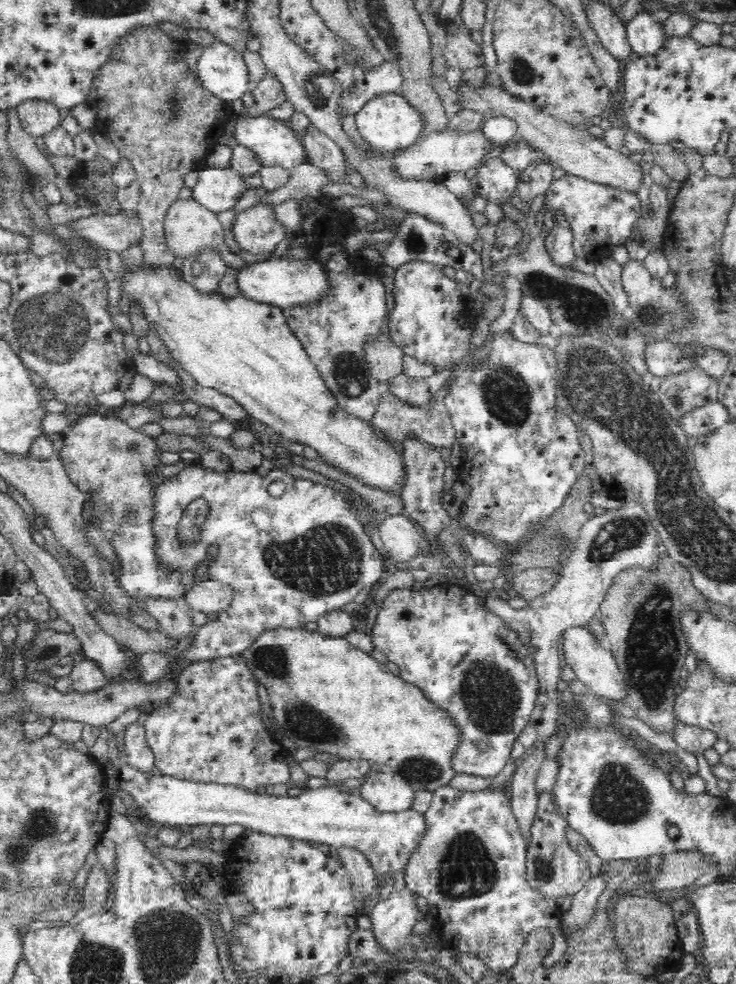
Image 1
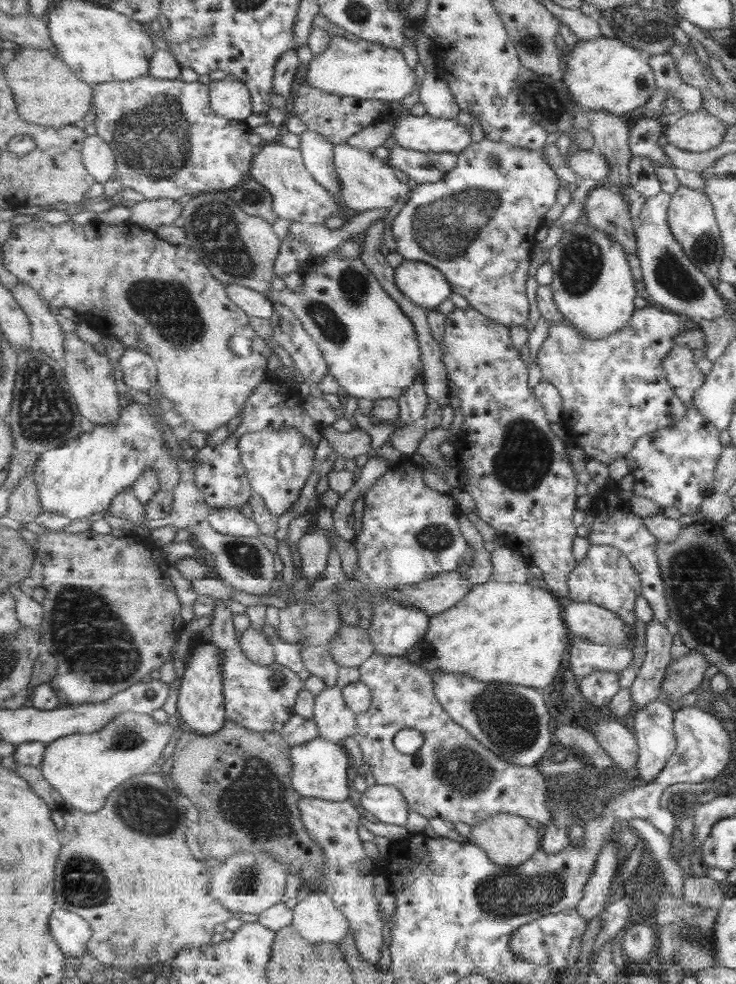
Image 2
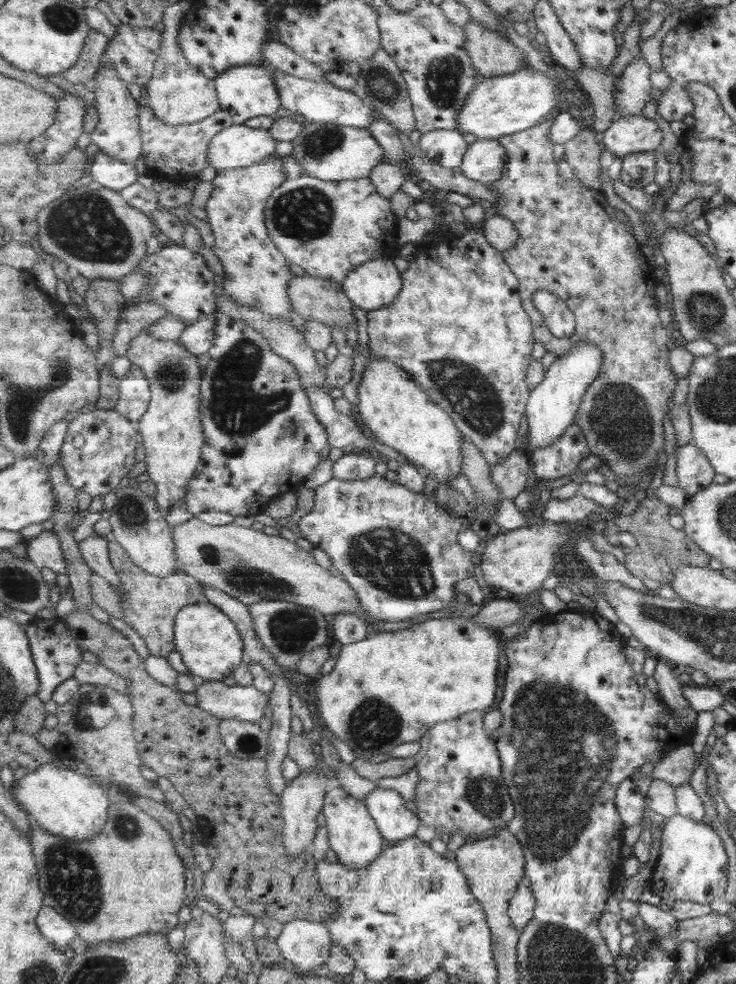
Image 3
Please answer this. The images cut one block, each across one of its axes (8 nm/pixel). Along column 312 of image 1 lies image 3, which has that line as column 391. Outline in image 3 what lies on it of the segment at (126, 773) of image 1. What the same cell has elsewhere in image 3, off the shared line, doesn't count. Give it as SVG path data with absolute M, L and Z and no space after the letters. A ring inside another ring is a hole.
M379 786L364 801L388 843L405 841L415 836L422 825L422 820L407 808L405 801L397 790Z

